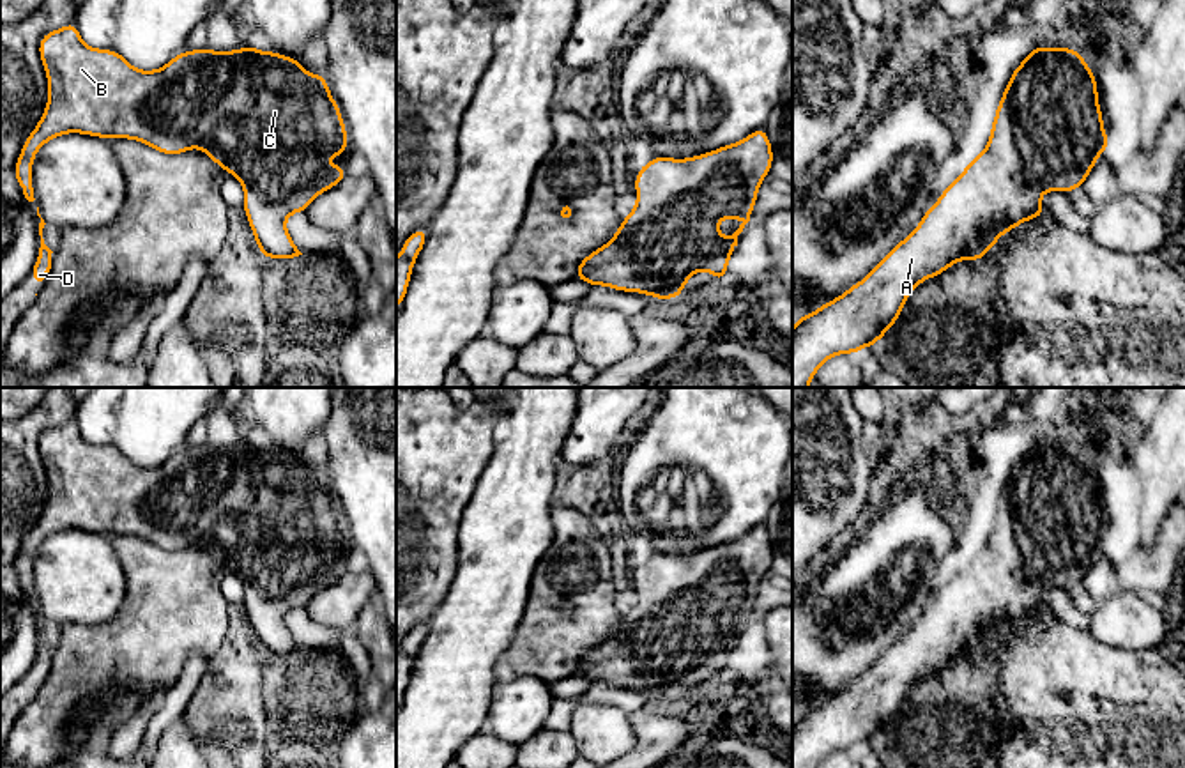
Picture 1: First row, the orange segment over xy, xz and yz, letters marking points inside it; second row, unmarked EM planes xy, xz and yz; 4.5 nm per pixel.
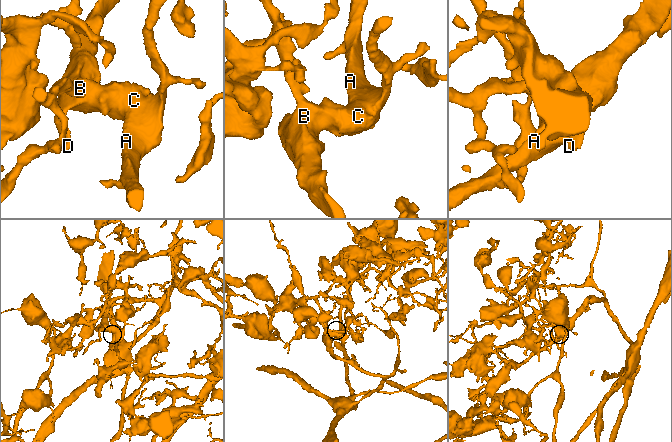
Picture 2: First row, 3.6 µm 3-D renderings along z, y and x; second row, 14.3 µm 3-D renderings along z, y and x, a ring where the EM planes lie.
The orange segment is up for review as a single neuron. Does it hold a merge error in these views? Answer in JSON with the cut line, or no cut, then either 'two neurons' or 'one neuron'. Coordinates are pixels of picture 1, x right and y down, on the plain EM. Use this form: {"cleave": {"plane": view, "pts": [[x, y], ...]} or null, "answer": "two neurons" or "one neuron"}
{"cleave": null, "answer": "one neuron"}

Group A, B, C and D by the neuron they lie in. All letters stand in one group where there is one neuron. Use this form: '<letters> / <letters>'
A B C D

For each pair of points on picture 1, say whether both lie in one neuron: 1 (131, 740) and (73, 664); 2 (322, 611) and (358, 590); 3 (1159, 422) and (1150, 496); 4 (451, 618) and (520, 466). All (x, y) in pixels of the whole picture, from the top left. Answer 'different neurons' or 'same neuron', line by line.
1: different neurons
2: same neuron
3: same neuron
4: same neuron

